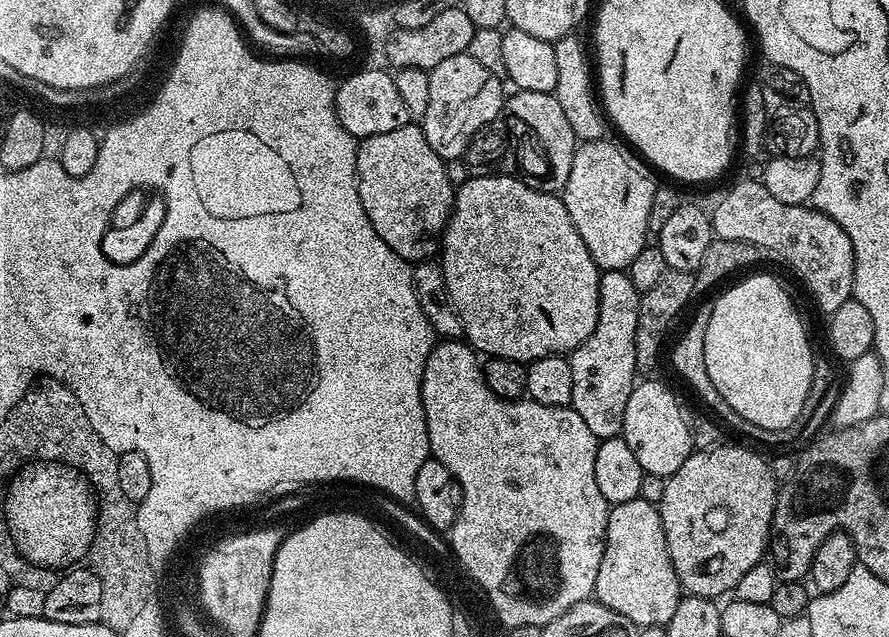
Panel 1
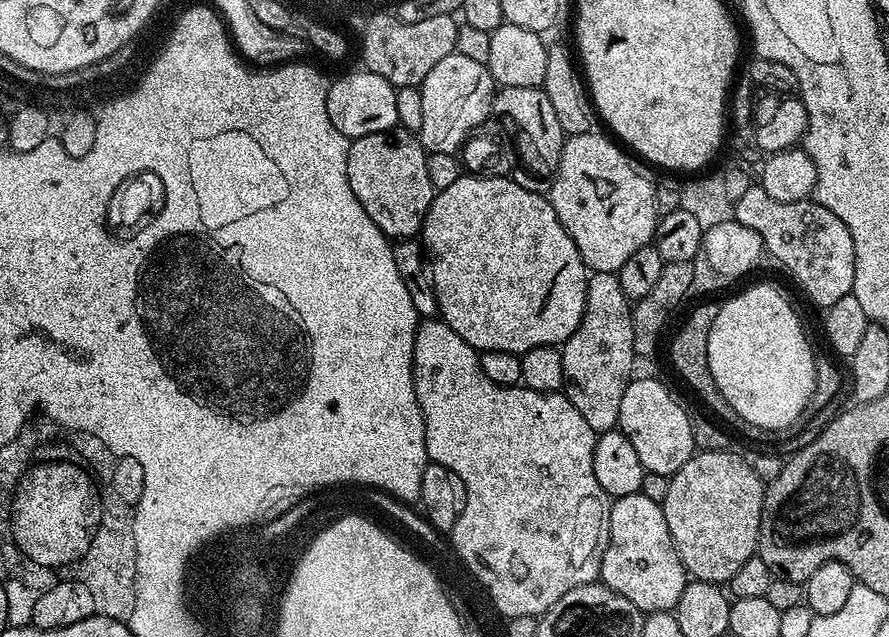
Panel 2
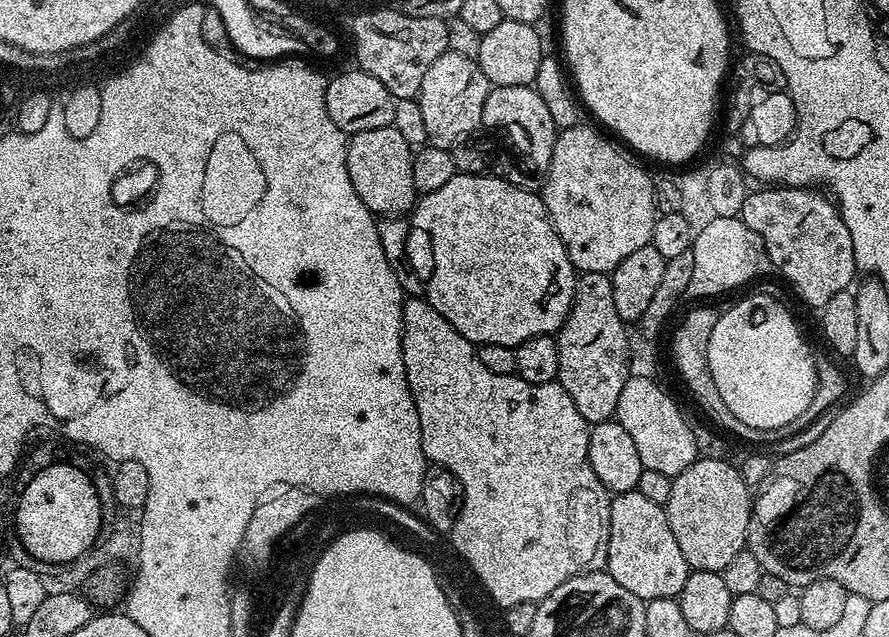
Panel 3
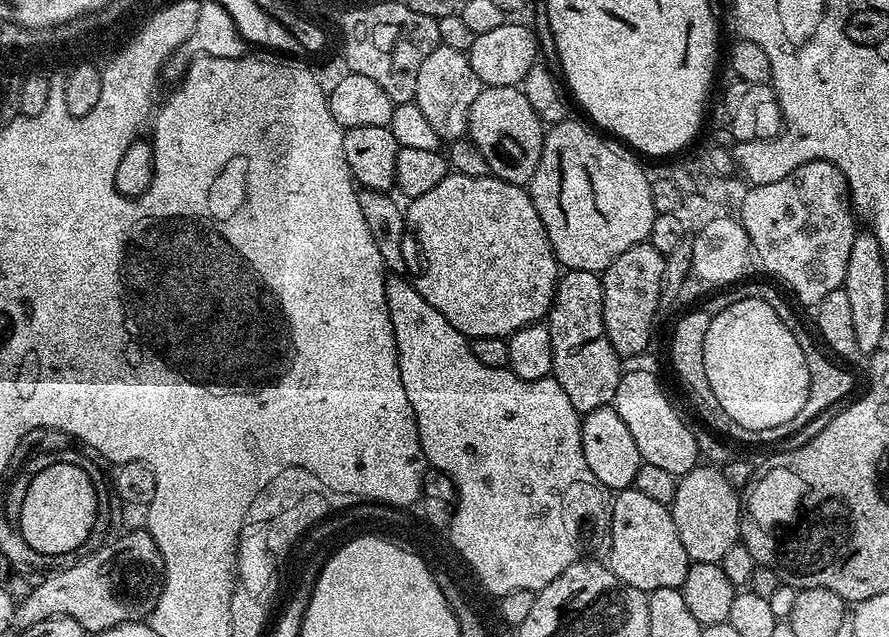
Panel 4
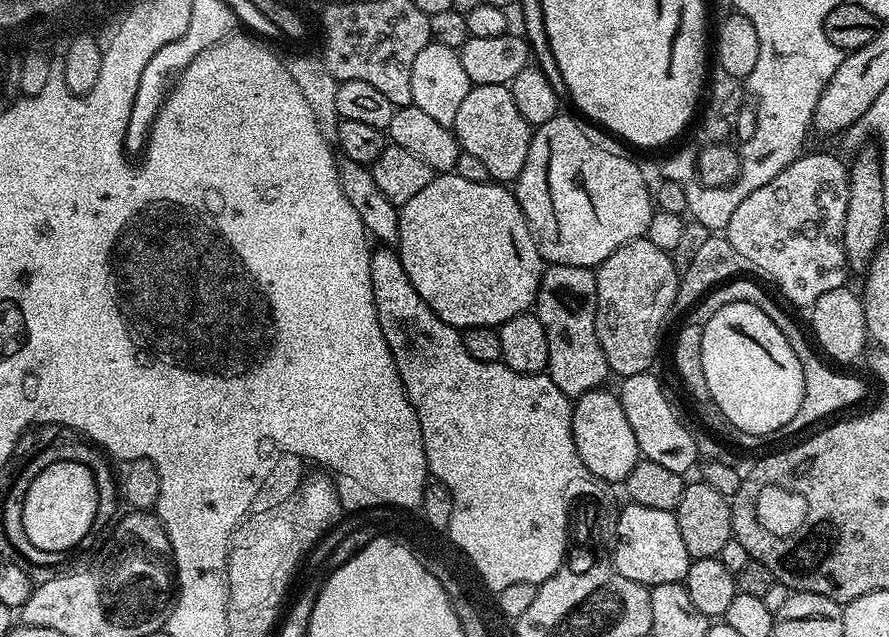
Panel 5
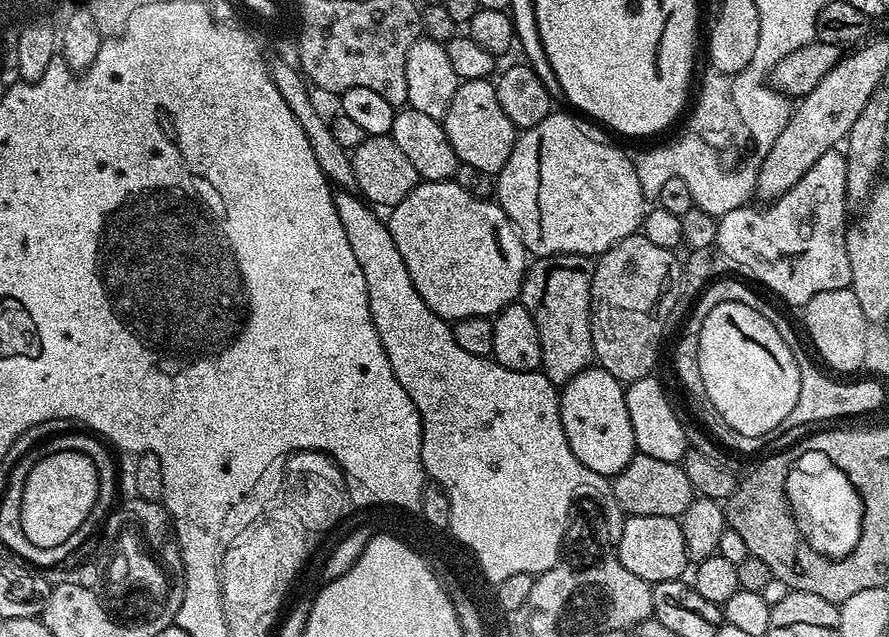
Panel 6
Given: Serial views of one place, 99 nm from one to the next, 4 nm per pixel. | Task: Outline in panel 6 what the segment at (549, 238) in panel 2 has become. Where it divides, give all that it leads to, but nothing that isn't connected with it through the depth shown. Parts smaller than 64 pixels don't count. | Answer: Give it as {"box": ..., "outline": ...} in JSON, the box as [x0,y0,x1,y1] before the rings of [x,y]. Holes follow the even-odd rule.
{"box":[386,180,530,322],"outline":[[[430,180],[417,183],[401,204],[391,209],[386,223],[420,297],[449,322],[468,316],[495,317],[507,304],[513,303],[524,285],[524,273],[530,263],[521,233],[499,203],[481,198],[452,180]]]}

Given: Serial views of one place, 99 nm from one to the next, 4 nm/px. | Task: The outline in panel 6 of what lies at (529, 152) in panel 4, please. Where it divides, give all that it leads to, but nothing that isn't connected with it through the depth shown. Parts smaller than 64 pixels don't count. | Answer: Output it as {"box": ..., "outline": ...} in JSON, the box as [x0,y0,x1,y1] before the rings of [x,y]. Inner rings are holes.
{"box":[442,79,518,177],"outline":[[[491,79],[465,80],[459,85],[442,121],[446,134],[456,151],[457,161],[469,164],[495,177],[506,166],[516,145],[518,129],[506,118],[498,102],[496,85]]]}

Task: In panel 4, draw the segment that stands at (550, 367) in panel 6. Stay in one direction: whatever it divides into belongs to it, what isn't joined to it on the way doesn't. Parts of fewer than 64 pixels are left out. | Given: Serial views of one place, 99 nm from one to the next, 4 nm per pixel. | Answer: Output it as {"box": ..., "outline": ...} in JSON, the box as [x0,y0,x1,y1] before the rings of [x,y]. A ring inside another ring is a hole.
{"box":[546,271,622,414],"outline":[[[565,271],[556,282],[552,309],[546,317],[550,346],[554,350],[551,379],[566,390],[566,398],[570,398],[574,410],[581,414],[609,407],[622,375],[622,358],[614,346],[610,346],[610,338],[604,329],[603,285],[604,281],[597,273]]]}

